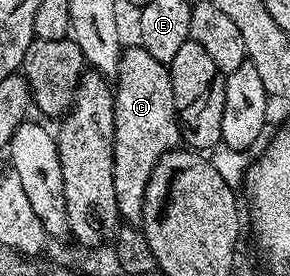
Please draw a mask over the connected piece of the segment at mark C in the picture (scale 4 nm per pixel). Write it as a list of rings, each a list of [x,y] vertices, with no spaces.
[[[141,46],[124,47],[123,57],[119,59],[119,74],[117,81],[114,83],[113,91],[115,94],[115,137],[113,138],[113,191],[117,193],[117,210],[119,211],[120,221],[126,222],[128,225],[138,225],[143,219],[143,207],[145,206],[145,192],[149,186],[149,178],[153,174],[153,170],[157,166],[157,162],[167,152],[171,152],[181,144],[181,133],[179,130],[179,122],[175,114],[175,103],[173,102],[173,82],[171,81],[170,67],[161,62],[157,62],[157,58],[153,58],[153,54],[149,54],[149,50],[145,50]]]

